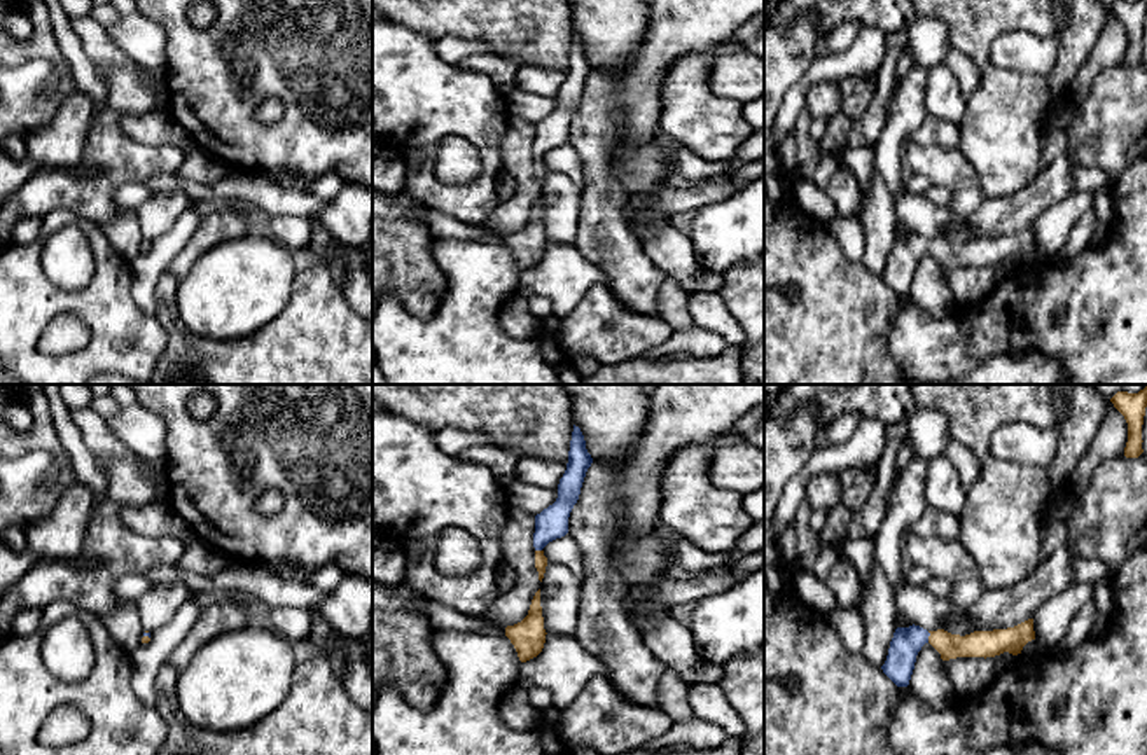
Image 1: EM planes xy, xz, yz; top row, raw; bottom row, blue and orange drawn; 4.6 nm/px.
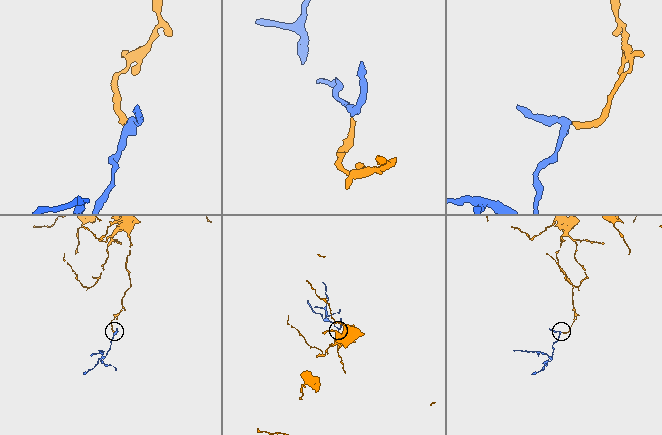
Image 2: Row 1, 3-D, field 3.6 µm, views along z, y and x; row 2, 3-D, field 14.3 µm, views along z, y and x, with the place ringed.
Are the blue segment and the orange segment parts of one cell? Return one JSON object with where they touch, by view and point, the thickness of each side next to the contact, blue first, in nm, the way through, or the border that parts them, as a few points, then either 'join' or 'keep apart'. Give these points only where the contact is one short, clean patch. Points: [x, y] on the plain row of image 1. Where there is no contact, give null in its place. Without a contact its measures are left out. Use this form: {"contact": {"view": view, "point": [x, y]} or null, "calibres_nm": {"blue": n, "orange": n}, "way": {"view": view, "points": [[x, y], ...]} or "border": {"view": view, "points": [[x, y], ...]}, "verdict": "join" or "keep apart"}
{"contact": {"view": "yz", "point": [929, 243]}, "calibres_nm": {"blue": 140, "orange": 130}, "way": {"view": "yz", "points": [[906, 252], [915, 245], [929, 243], [946, 252], [980, 252]]}, "verdict": "join"}

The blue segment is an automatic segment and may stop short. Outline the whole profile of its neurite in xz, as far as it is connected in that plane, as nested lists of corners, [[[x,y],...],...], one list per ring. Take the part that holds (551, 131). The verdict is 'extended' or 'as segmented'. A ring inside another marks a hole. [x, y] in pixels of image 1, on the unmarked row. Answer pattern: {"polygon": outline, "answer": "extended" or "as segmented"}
{"polygon": [[[574,33],[567,79],[558,93],[558,107],[553,114],[535,124],[533,156],[535,177],[539,180],[540,190],[547,175],[547,166],[544,164],[542,157],[549,150],[561,147],[568,142],[568,126],[579,108],[580,96],[591,72],[593,66],[586,58],[584,44],[580,37]]], "answer": "extended"}

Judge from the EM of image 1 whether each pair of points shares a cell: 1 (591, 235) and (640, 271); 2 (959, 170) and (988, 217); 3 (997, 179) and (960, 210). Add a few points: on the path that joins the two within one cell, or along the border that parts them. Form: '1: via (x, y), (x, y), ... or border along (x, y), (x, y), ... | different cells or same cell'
1: via (604, 240), (628, 264) | same cell
2: border along (985, 196), (981, 205), (962, 221), (946, 208) | different cells
3: border along (964, 154), (987, 196) | different cells

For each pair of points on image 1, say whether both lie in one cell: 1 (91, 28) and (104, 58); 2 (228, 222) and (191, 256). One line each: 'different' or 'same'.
1: same
2: same

